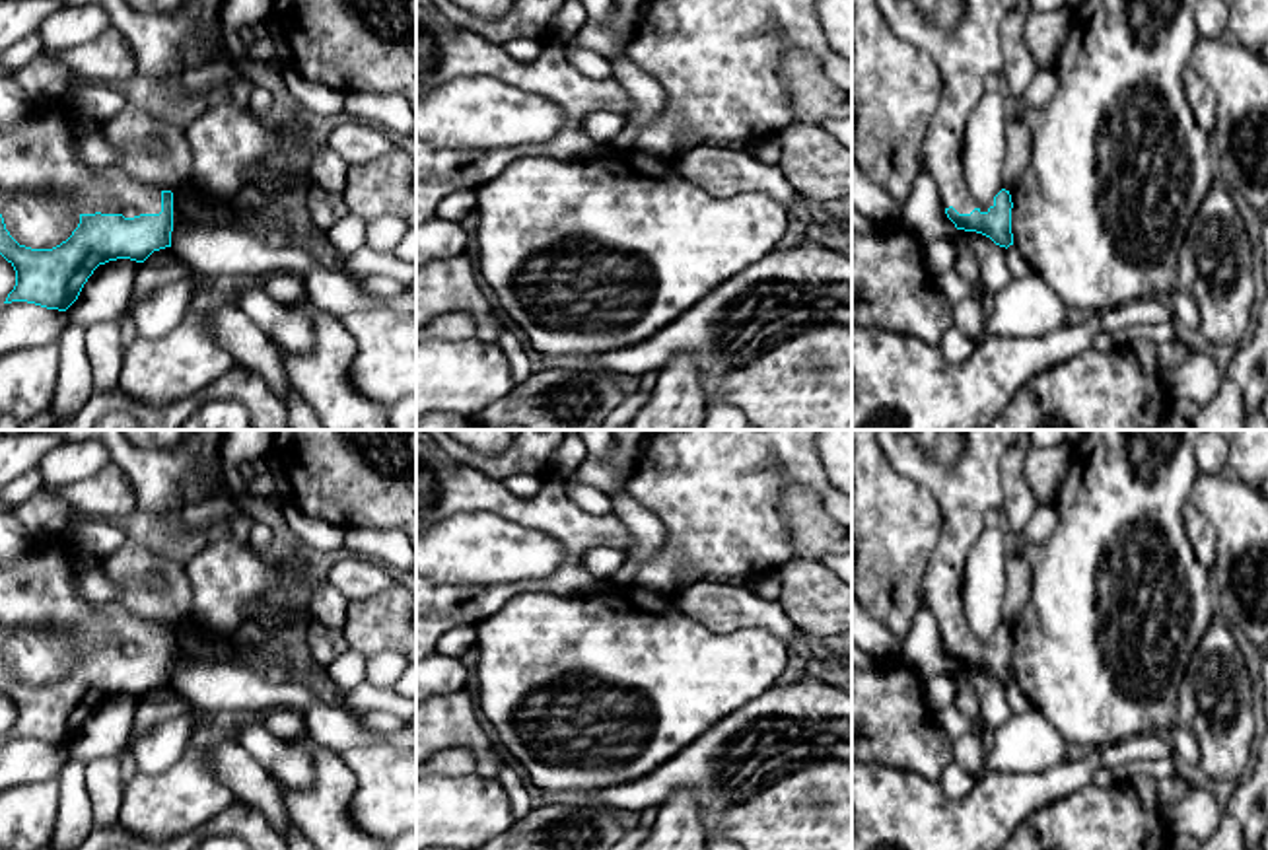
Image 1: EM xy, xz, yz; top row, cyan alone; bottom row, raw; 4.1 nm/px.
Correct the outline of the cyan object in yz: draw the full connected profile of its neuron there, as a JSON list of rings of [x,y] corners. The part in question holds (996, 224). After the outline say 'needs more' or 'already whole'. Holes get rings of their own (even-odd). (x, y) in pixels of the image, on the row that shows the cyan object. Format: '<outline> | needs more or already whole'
[[[877,0],[889,27],[924,49],[941,76],[941,97],[922,142],[922,167],[933,179],[939,204],[957,230],[976,231],[1000,247],[1013,245],[1011,195],[1002,189],[980,206],[965,181],[965,124],[984,93],[984,80],[1002,74],[1000,27],[1017,0],[965,0],[965,18],[951,29],[924,19],[914,0]]] | needs more

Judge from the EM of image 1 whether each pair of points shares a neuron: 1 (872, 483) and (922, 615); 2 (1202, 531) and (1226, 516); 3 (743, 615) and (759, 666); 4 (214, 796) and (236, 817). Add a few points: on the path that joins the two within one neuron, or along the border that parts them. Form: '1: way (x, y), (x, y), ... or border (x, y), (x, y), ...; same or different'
1: border (920, 602), (905, 638); different
2: border (1189, 500), (1216, 533), (1216, 561), (1210, 568); different
3: border (703, 625), (718, 633), (769, 629), (788, 646); different
4: border (234, 800), (191, 829); different

